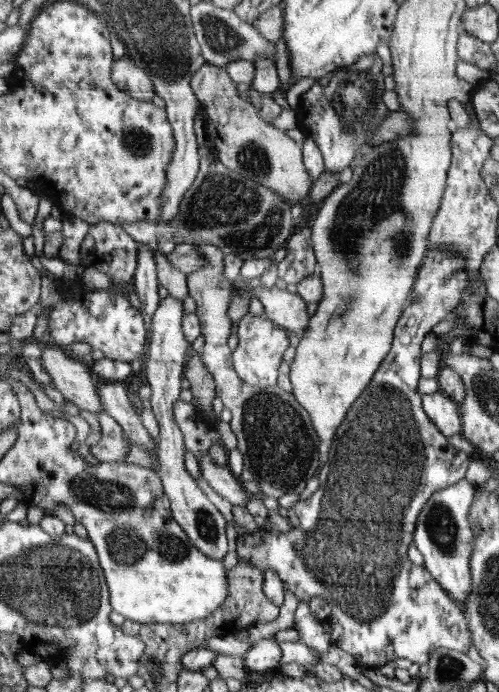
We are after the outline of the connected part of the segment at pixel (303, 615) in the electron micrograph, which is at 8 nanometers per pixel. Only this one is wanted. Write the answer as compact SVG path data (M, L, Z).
M300 599L294 616L295 627L299 634L299 642L308 648L325 655L331 647L330 633L322 627L322 621L316 618L309 607L308 601Z

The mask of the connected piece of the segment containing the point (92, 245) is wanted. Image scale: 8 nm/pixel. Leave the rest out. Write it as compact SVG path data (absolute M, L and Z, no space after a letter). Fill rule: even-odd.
M106 221L90 225L81 243L81 252L86 266L94 266L106 273L111 280L112 287L124 294L127 294L128 289L132 289L133 276L139 261L139 242L136 242L122 225Z

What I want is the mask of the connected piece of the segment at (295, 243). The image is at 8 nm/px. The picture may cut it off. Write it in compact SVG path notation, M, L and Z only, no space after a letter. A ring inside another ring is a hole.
M311 225L300 227L298 234L286 243L286 257L278 263L278 276L286 284L298 284L318 271L311 243Z

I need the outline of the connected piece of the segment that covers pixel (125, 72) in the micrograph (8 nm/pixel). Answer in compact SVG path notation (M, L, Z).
M130 57L119 58L112 69L114 84L121 91L141 101L150 101L157 95L150 74L142 70Z

